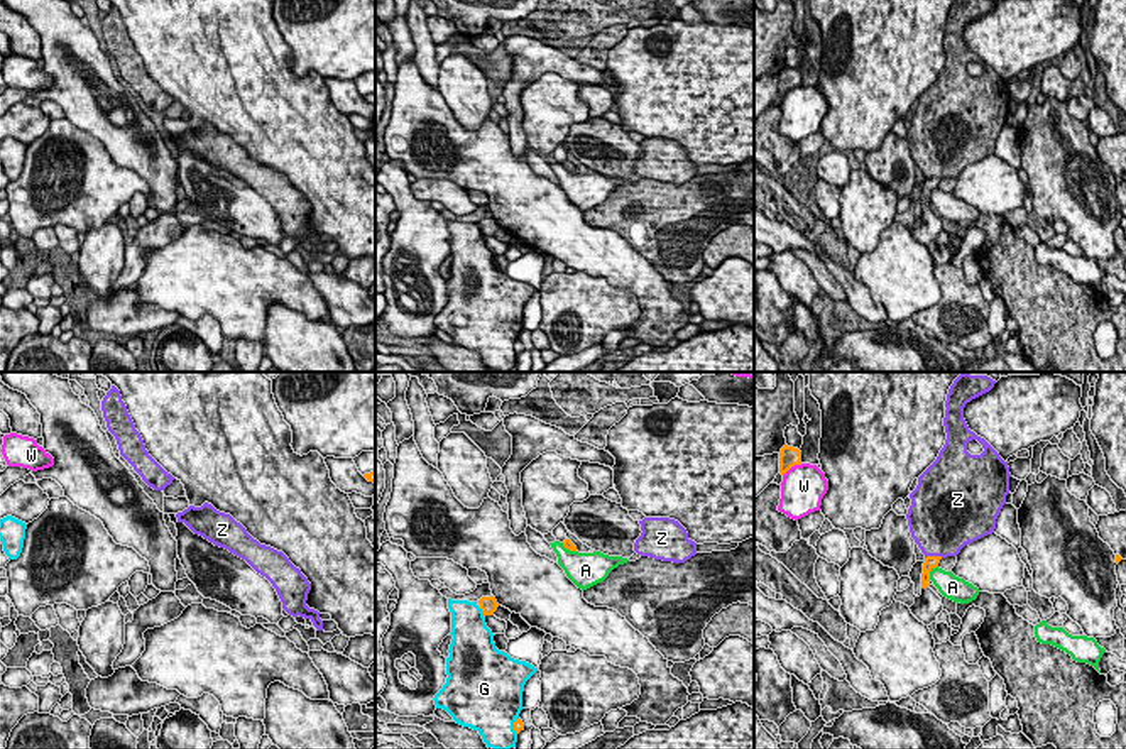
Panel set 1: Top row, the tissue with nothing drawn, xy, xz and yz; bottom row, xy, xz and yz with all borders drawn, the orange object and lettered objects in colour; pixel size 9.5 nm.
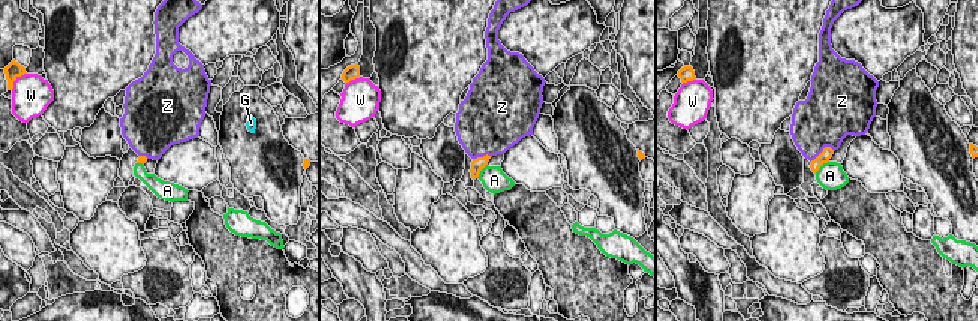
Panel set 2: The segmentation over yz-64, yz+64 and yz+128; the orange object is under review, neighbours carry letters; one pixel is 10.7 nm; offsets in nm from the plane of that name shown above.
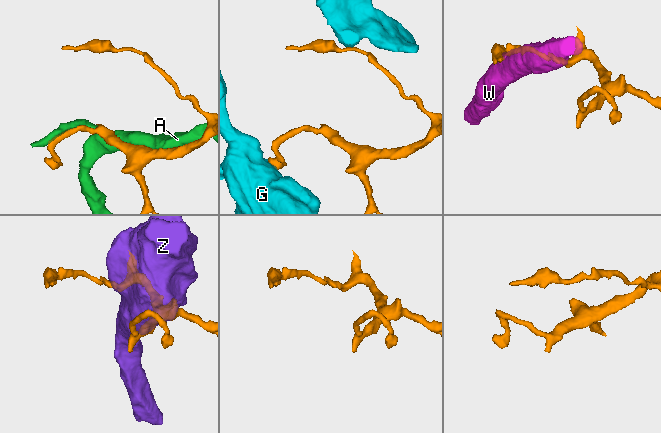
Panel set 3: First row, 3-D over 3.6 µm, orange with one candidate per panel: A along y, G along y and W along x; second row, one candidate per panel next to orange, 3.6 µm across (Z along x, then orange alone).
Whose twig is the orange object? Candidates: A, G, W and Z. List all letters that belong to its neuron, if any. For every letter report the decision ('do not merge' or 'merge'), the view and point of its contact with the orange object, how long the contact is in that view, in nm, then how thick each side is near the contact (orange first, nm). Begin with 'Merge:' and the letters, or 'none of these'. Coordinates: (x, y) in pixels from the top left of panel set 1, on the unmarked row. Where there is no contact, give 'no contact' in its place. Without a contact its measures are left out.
Merge: none of these
A: do not merge; contact yz (930, 191); length 170 nm; calibres 130 and 220 nm
G: do not merge; contact xz (482, 232); length 100 nm; calibres 160 and 340 nm
W: do not merge; contact yz (792, 87); length 220 nm; calibres 190 and 420 nm
Z: do not merge; contact yz (934, 178); length 180 nm; calibres 130 and 480 nm

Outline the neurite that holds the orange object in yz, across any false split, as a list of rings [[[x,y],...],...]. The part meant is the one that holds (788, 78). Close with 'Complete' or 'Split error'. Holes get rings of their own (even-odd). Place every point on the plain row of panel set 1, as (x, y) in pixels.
[[[784,66],[779,73],[779,95],[784,96],[795,86],[801,86],[801,73]]]. Complete

